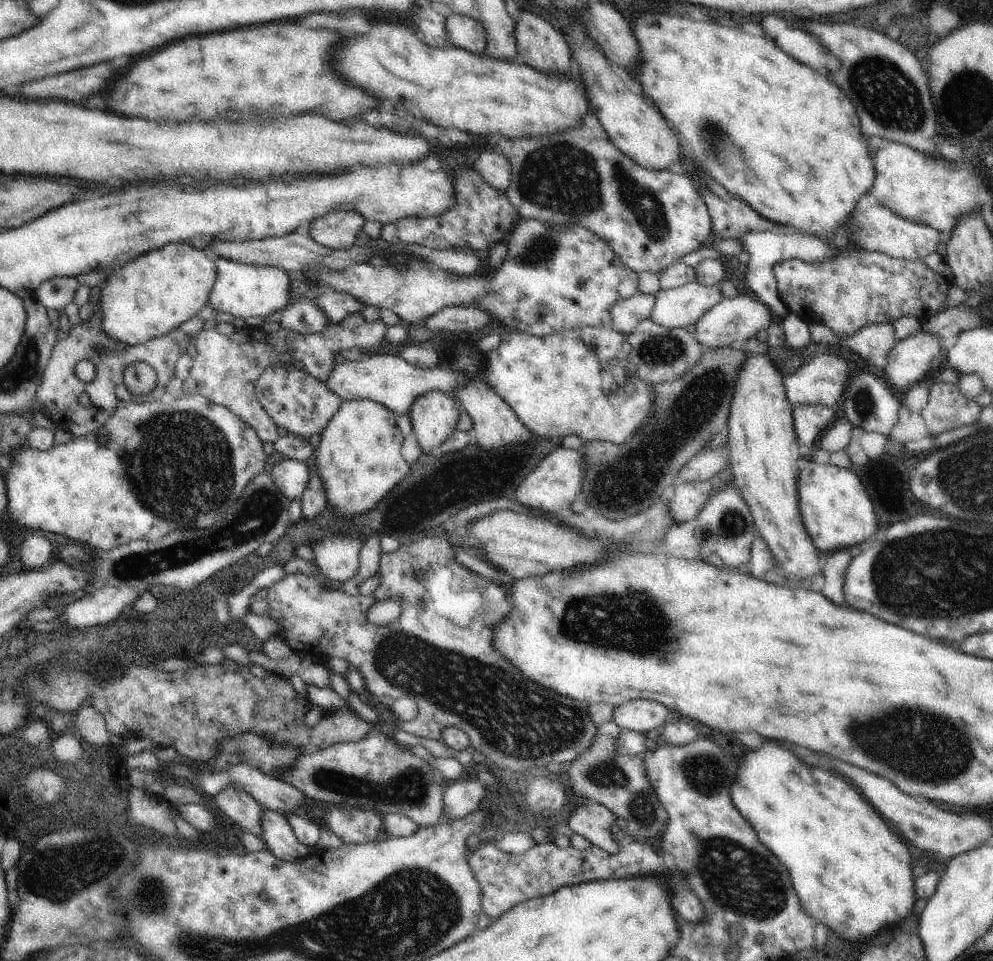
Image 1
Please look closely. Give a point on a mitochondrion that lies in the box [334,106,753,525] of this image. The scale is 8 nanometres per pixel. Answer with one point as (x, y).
(555, 176)

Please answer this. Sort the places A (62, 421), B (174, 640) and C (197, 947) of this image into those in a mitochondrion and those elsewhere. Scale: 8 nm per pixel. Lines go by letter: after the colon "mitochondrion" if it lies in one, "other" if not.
A: other
B: mitochondrion
C: mitochondrion

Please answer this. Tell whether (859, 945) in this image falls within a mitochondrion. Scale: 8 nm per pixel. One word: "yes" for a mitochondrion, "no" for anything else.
no

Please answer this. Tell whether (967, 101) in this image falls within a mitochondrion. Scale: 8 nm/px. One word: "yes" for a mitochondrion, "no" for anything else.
yes

